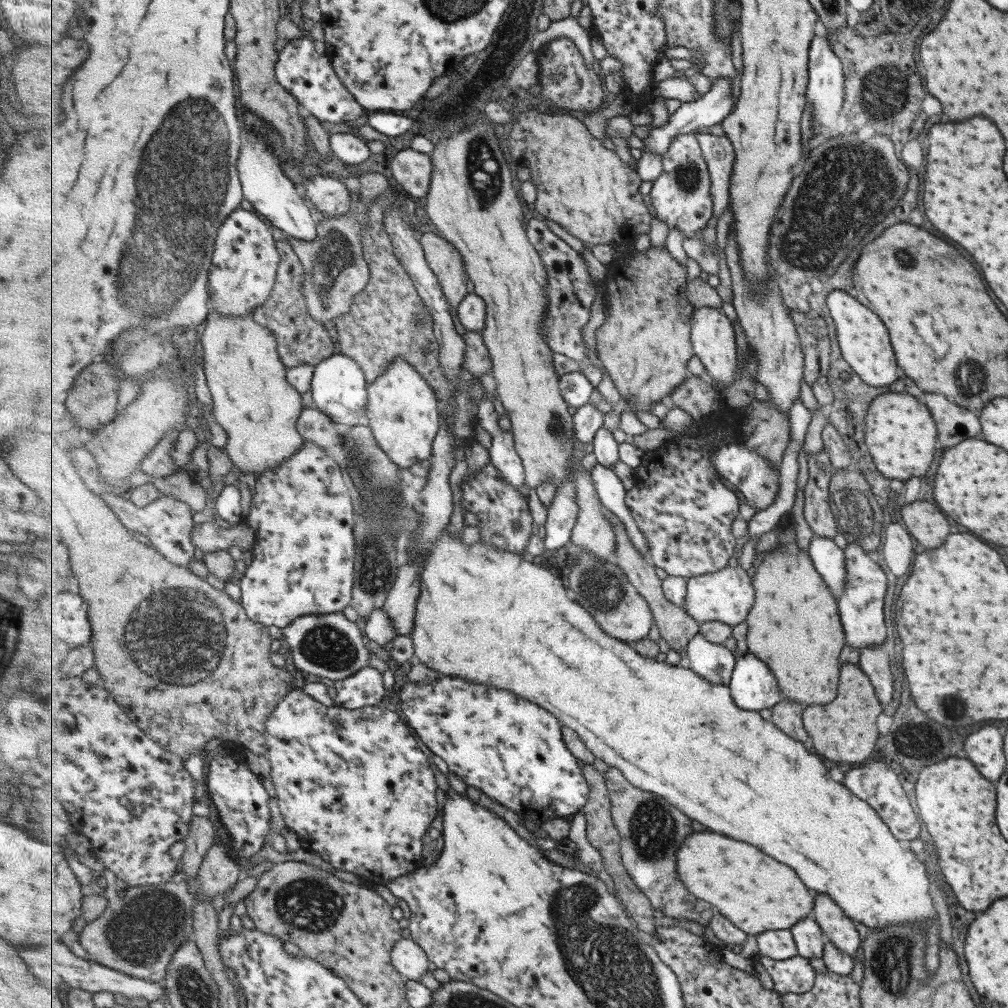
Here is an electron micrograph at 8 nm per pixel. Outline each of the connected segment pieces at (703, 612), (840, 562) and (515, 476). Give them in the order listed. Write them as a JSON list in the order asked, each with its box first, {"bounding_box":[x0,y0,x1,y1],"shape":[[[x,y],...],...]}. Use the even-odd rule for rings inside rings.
[{"bounding_box":[684,566,755,626],"shape":[[[726,566],[723,570],[688,579],[684,608],[700,623],[717,621],[737,626],[748,619],[753,604],[755,604],[755,592],[753,577],[751,578],[743,568]]]},{"bounding_box":[808,535,845,596],"shape":[[[813,535],[808,544],[808,553],[832,594],[839,596],[845,578],[844,551],[832,539]]]},{"bounding_box":[477,402,529,497],"shape":[[[485,402],[481,408],[485,408],[487,414],[483,414],[483,410],[481,410],[477,422],[492,436],[492,445],[488,450],[490,462],[500,470],[500,475],[505,480],[514,484],[527,497],[529,487],[526,485],[526,468],[524,467],[521,455],[515,450],[515,438],[513,438],[513,433],[511,431],[505,432],[505,430],[499,426],[500,415],[499,412],[495,410],[494,402]]]}]

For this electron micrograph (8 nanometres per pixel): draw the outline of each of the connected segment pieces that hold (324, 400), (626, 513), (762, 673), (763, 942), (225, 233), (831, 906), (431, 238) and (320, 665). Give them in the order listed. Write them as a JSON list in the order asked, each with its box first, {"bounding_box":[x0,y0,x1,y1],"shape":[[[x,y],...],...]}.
[{"bounding_box":[312,352,368,428],"shape":[[[343,352],[334,354],[316,365],[312,381],[312,397],[318,410],[327,414],[343,428],[368,425],[367,380],[360,364]]]},{"bounding_box":[592,462,651,561],"shape":[[[599,462],[596,463],[592,472],[592,481],[600,502],[609,512],[612,511],[621,522],[626,524],[629,536],[634,540],[637,548],[651,561],[646,536],[633,518],[633,513],[627,507],[627,490],[624,481],[615,474],[613,469],[607,468]]]},{"bounding_box":[728,651,783,710],"shape":[[[749,651],[743,656],[737,656],[728,685],[737,706],[743,710],[773,708],[783,698],[776,674],[771,672],[771,668],[763,660]]]},{"bounding_box":[756,929,799,960],"shape":[[[792,929],[769,930],[756,936],[761,954],[775,960],[787,960],[799,955]]]},{"bounding_box":[210,208,282,318],"shape":[[[243,208],[232,212],[217,234],[216,252],[213,253],[213,265],[212,270],[210,270],[210,312],[215,308],[224,317],[233,318],[252,314],[269,300],[274,289],[282,259],[277,246],[278,240],[275,240],[268,221],[259,218],[255,211],[248,211]]]},{"bounding_box":[811,893,863,982],"shape":[[[817,893],[813,903],[811,918],[819,925],[825,939],[831,941],[841,952],[853,959],[851,974],[861,982],[863,978],[862,963],[856,956],[860,946],[859,934],[854,922],[832,901],[828,894]]]},{"bounding_box":[422,233,470,309],"shape":[[[423,233],[422,234],[422,245],[426,252],[426,259],[428,260],[430,269],[437,275],[441,288],[448,298],[450,304],[455,308],[459,309],[460,304],[464,301],[464,298],[469,294],[469,282],[470,276],[467,274],[466,266],[463,260],[461,251],[452,243],[444,238],[441,233]]]},{"bounding_box":[281,612,370,681],"shape":[[[343,612],[331,614],[308,614],[297,618],[282,629],[281,638],[291,647],[294,668],[304,674],[329,678],[331,681],[345,680],[369,664],[370,652],[367,650],[367,638],[361,634],[361,628]]]}]

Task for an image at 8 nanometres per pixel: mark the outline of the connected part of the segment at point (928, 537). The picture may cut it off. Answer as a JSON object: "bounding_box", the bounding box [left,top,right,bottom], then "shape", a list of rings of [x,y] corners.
{"bounding_box":[901,502,949,548],"shape":[[[911,502],[901,508],[905,532],[911,534],[921,546],[937,548],[949,534],[949,522],[945,516],[927,502]]]}

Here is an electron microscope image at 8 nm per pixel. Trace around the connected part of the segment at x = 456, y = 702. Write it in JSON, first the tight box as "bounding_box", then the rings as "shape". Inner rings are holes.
{"bounding_box":[398,676,590,822],"shape":[[[444,676],[435,684],[417,684],[409,680],[398,696],[400,708],[422,742],[442,758],[449,769],[467,786],[483,790],[491,798],[508,806],[524,820],[544,822],[575,815],[588,804],[590,786],[579,768],[576,756],[564,741],[563,724],[545,707],[525,700],[514,692],[477,684],[457,676]]]}

